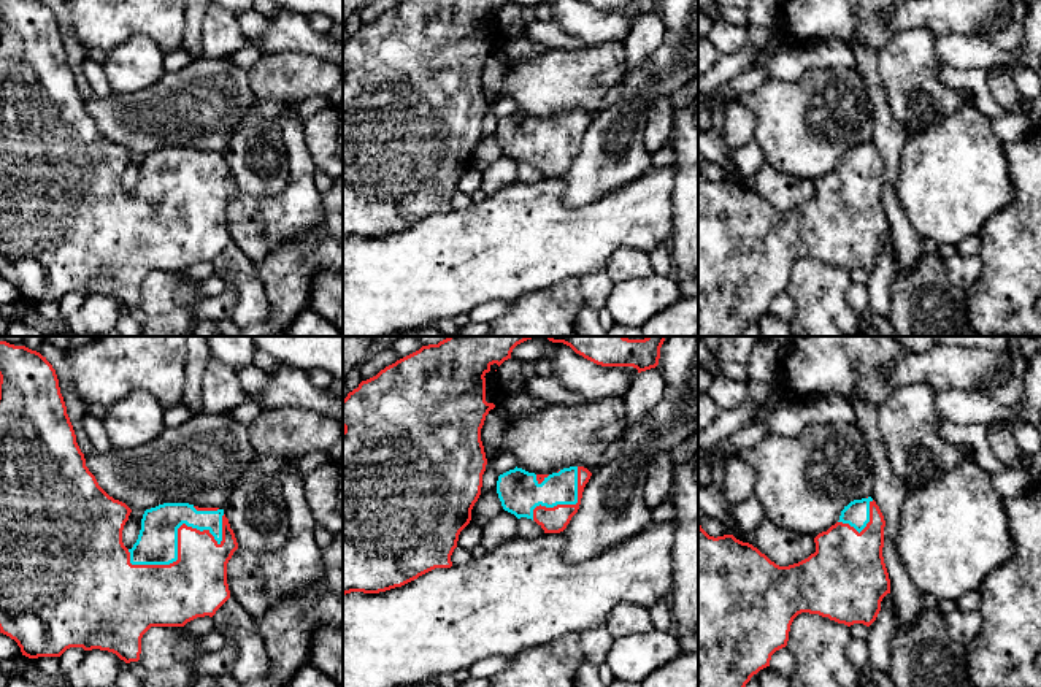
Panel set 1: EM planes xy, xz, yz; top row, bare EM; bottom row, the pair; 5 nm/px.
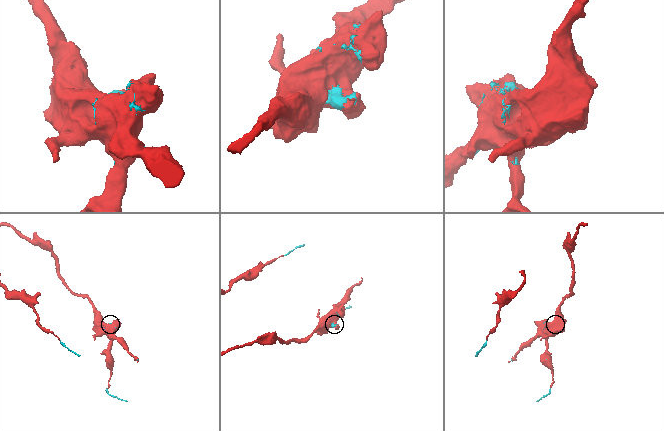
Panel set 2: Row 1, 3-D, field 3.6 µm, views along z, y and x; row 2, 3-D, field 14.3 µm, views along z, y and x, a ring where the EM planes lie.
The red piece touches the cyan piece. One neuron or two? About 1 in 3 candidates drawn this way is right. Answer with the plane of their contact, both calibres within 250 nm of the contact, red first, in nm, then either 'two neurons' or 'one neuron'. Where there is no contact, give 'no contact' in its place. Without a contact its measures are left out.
xy | 280/200 nm | one neuron

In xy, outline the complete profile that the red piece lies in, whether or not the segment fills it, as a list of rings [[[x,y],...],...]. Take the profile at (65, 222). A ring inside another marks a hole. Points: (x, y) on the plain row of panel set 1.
[[[0,0],[0,278],[10,281],[29,303],[60,301],[70,292],[100,294],[116,298],[125,308],[138,306],[141,282],[151,271],[184,271],[209,260],[230,243],[227,208],[238,187],[224,154],[198,152],[189,148],[163,148],[146,154],[141,175],[132,194],[122,187],[122,175],[132,154],[109,141],[86,111],[52,10],[43,0]]]

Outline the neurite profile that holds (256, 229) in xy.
[[[295,102],[281,105],[279,124],[290,171],[286,189],[265,198],[238,192],[227,208],[230,243],[254,265],[273,248],[322,224],[322,194],[314,184],[316,165],[306,146],[305,122]]]

